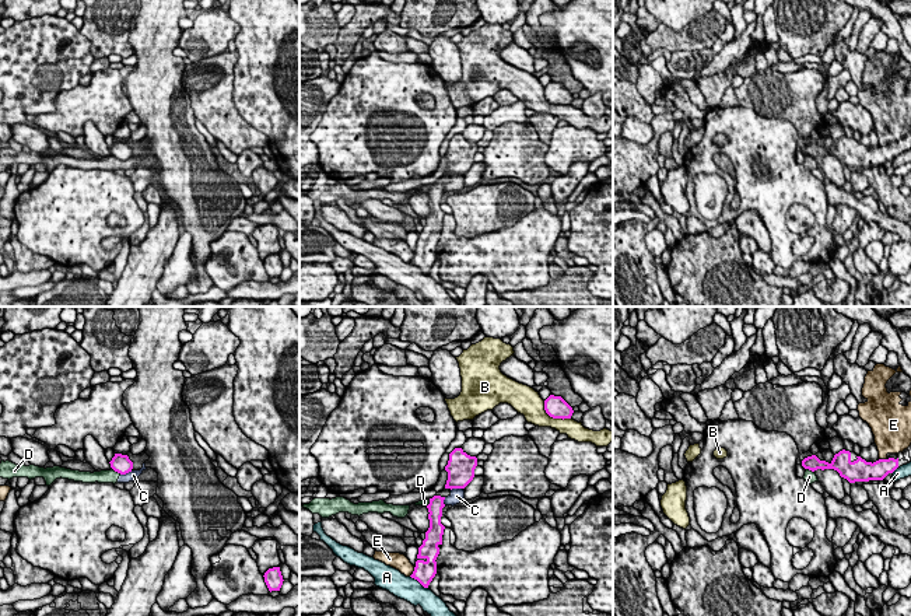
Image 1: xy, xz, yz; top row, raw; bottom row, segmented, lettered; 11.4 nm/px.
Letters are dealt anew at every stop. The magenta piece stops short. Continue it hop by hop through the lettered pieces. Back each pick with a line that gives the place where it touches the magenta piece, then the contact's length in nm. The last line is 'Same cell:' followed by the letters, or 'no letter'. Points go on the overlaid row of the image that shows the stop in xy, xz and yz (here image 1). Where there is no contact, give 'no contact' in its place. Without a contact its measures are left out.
Same cell: no letter

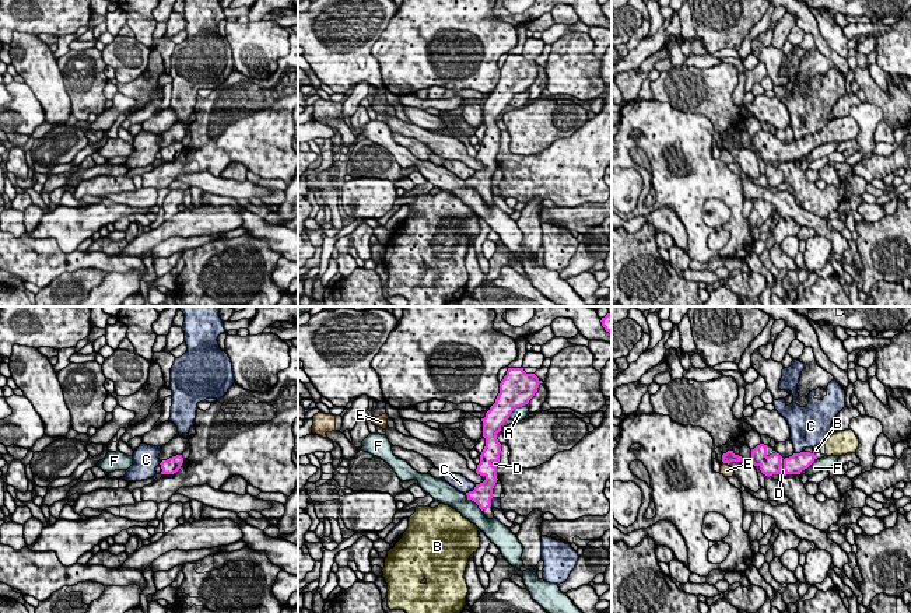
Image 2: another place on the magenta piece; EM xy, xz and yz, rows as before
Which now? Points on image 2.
B: contact xz (466, 494); length 60 nm
Same cell: B

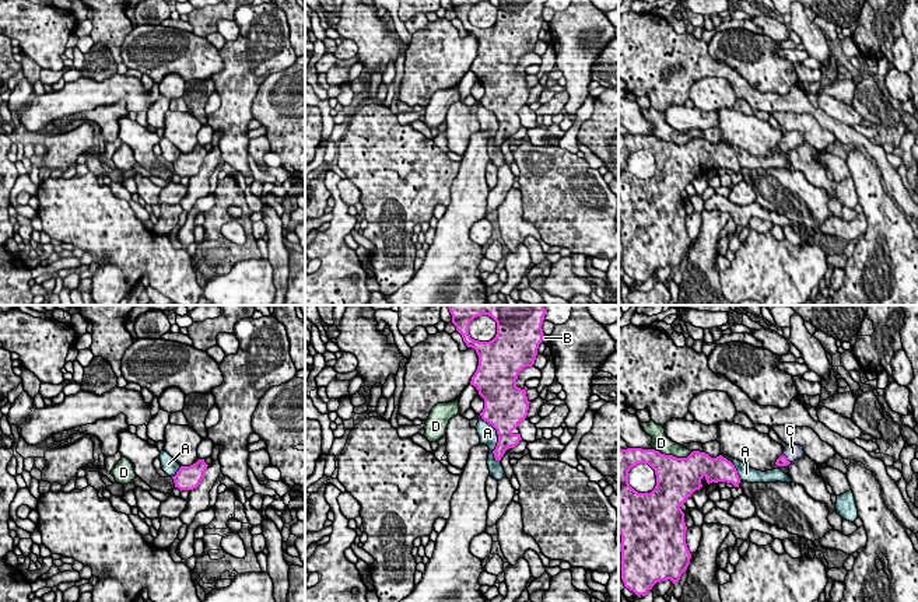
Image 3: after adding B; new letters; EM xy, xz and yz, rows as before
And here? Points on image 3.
C: contact yz (787, 458); length 140 nm
Same cell: C

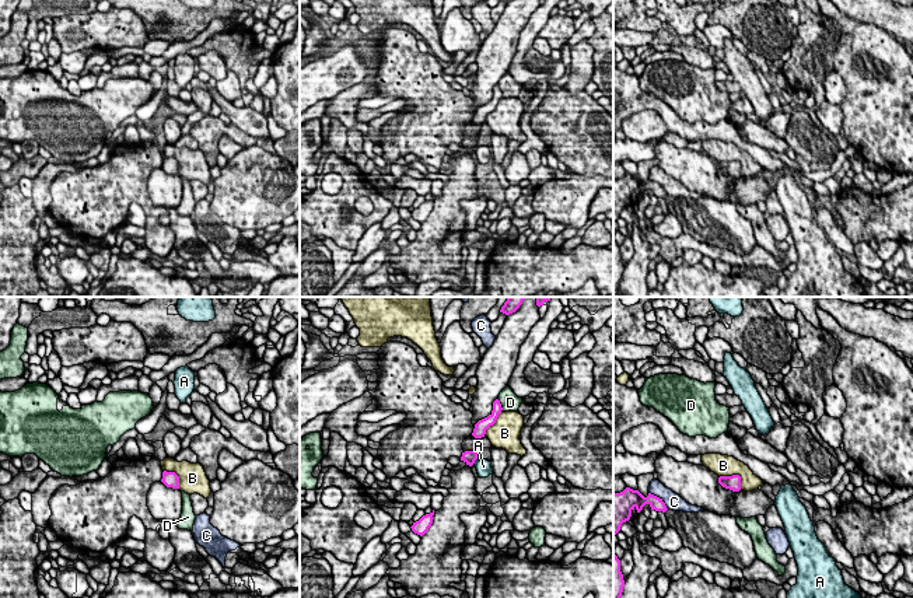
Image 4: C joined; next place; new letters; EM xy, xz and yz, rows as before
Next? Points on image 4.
Same cell: no letter

